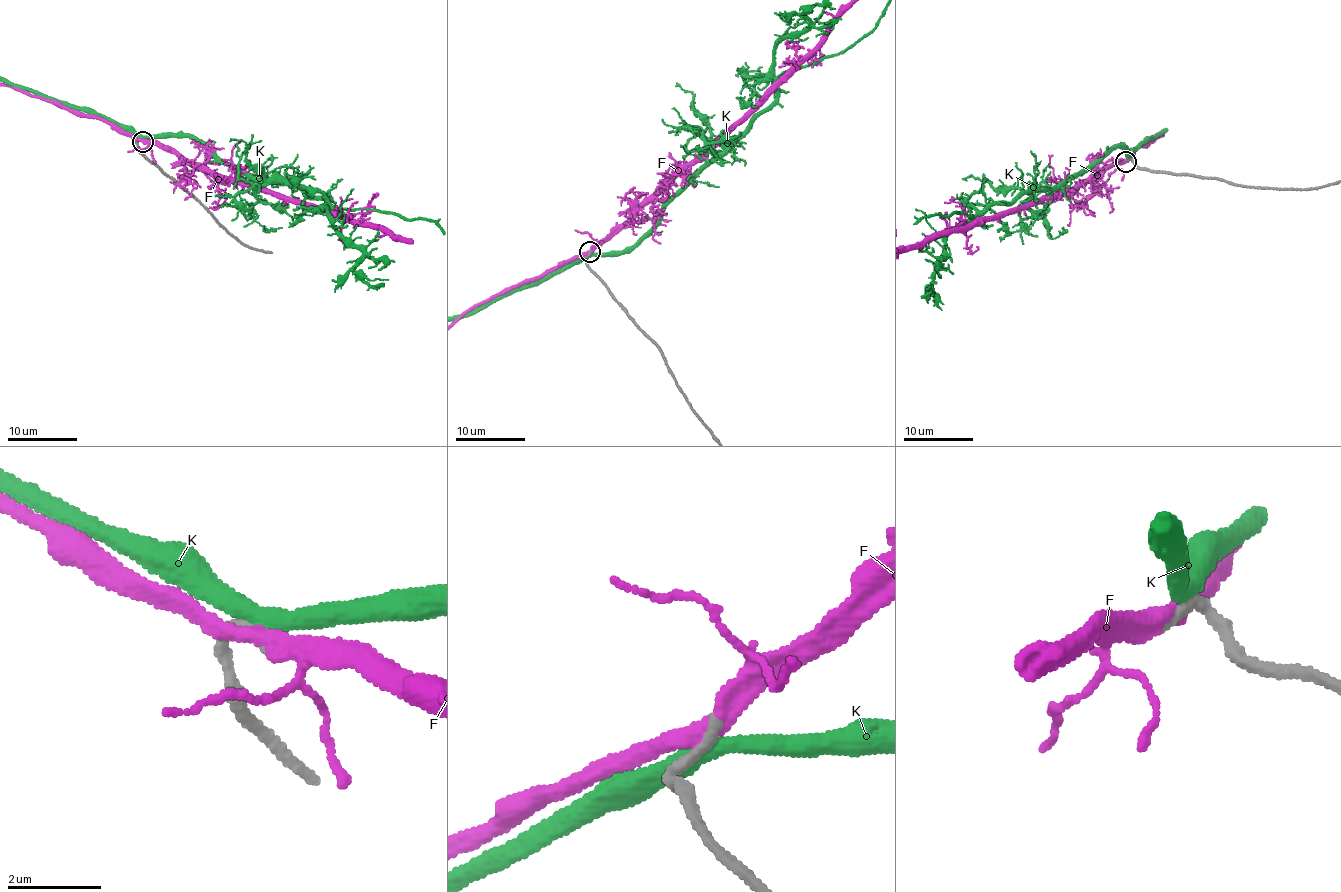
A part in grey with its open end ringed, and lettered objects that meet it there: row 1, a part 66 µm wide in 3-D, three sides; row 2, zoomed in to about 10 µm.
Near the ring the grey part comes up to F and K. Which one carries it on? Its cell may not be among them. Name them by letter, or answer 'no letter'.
F

